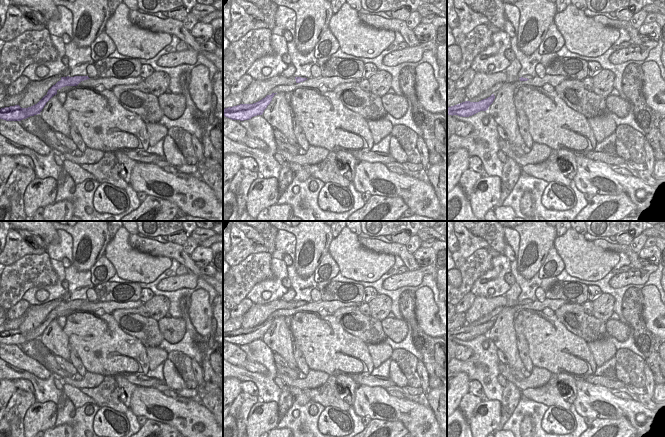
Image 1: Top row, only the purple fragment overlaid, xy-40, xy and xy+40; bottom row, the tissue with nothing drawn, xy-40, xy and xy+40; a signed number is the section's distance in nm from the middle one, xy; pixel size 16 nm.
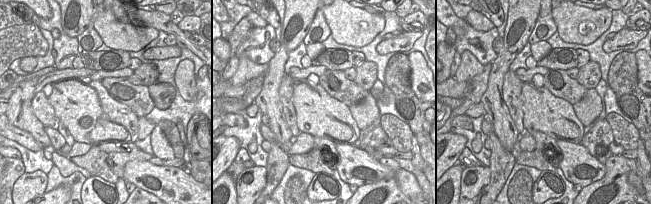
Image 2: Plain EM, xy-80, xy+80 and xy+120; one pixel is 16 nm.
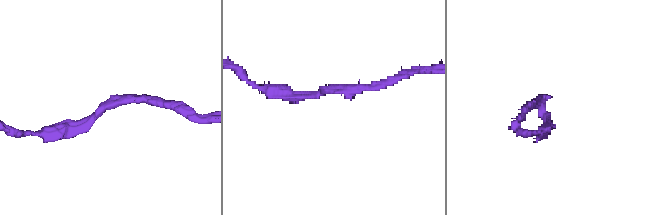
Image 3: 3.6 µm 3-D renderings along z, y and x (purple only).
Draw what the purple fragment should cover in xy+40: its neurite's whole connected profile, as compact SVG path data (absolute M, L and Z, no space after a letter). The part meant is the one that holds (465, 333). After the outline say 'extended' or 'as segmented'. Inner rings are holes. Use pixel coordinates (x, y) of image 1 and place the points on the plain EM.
M492 318L490 321L483 323L479 326L470 326L465 325L460 328L451 330L447 332L447 338L448 339L458 339L462 341L469 341L472 340L480 335L486 335L488 334L489 330L493 327L495 323L494 318Z; as segmented

